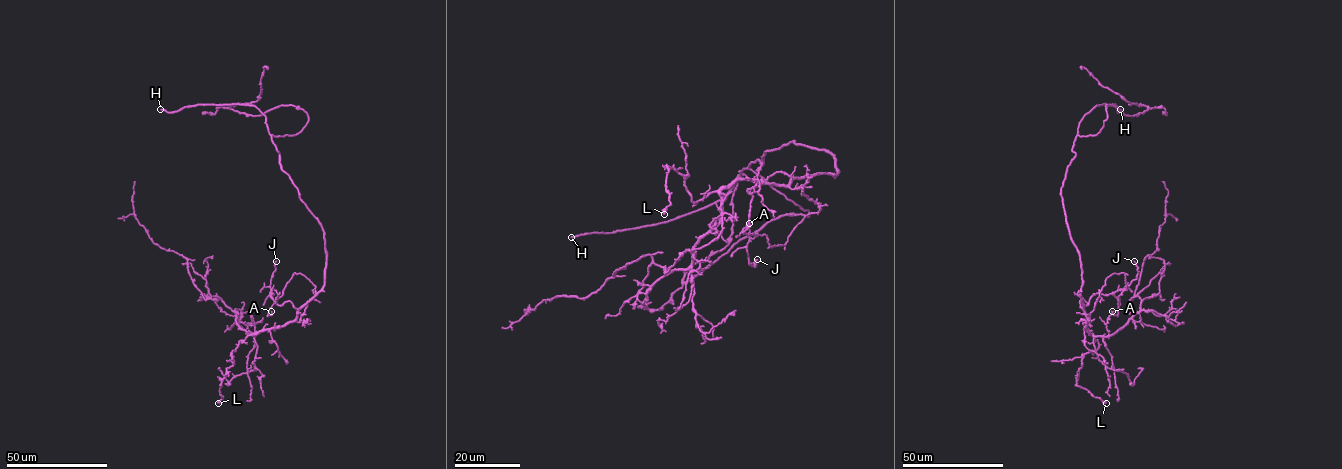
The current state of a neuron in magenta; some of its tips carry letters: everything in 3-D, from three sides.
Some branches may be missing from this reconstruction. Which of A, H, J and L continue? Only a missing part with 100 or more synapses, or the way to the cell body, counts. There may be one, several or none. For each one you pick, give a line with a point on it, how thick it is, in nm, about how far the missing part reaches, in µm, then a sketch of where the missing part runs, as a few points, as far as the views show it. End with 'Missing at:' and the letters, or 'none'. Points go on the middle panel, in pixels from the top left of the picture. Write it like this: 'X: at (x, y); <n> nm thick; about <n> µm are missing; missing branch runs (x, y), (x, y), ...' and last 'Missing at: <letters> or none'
H: at (571, 237); 300 nm thick; about 80 µm are missing; missing branch runs (571, 237), (550, 256), (556, 265), (555, 284), (589, 325), (587, 339), (580, 369), (560, 386), (549, 387)
Missing at: H

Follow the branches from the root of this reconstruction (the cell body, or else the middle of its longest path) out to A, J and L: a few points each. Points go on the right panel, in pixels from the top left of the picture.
A: (1077, 249), (1081, 302), (1090, 322), (1106, 278), (1125, 274), (1118, 314), (1112, 311)
J: (1077, 249), (1082, 308), (1080, 301), (1087, 305), (1094, 293), (1108, 295), (1128, 286), (1138, 272), (1134, 261)
L: (1077, 249), (1081, 302), (1088, 319), (1084, 329), (1098, 341), (1098, 348), (1084, 355), (1076, 383), (1106, 403)

